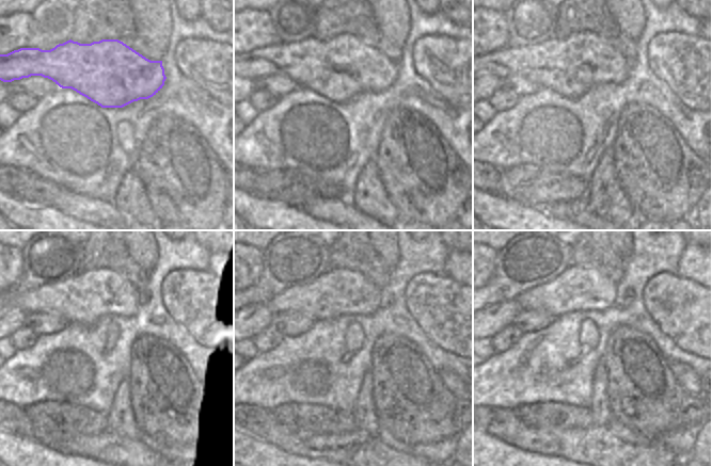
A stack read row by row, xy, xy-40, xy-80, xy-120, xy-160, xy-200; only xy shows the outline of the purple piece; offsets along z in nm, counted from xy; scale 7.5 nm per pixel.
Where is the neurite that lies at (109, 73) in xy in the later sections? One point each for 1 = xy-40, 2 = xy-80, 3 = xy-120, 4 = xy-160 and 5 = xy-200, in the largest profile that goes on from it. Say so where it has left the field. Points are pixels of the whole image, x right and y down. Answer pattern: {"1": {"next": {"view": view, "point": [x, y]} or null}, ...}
{"1": {"next": {"view": "xy-40", "point": [339, 68]}}, "2": {"next": {"view": "xy-80", "point": [570, 66]}}, "3": {"next": {"view": "xy-120", "point": [84, 299]}}, "4": {"next": {"view": "xy-160", "point": [337, 291]}}, "5": {"next": {"view": "xy-200", "point": [578, 289]}}}

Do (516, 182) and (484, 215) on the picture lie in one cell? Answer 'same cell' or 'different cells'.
different cells

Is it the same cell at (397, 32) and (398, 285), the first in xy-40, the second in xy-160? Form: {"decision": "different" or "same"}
{"decision": "different"}

